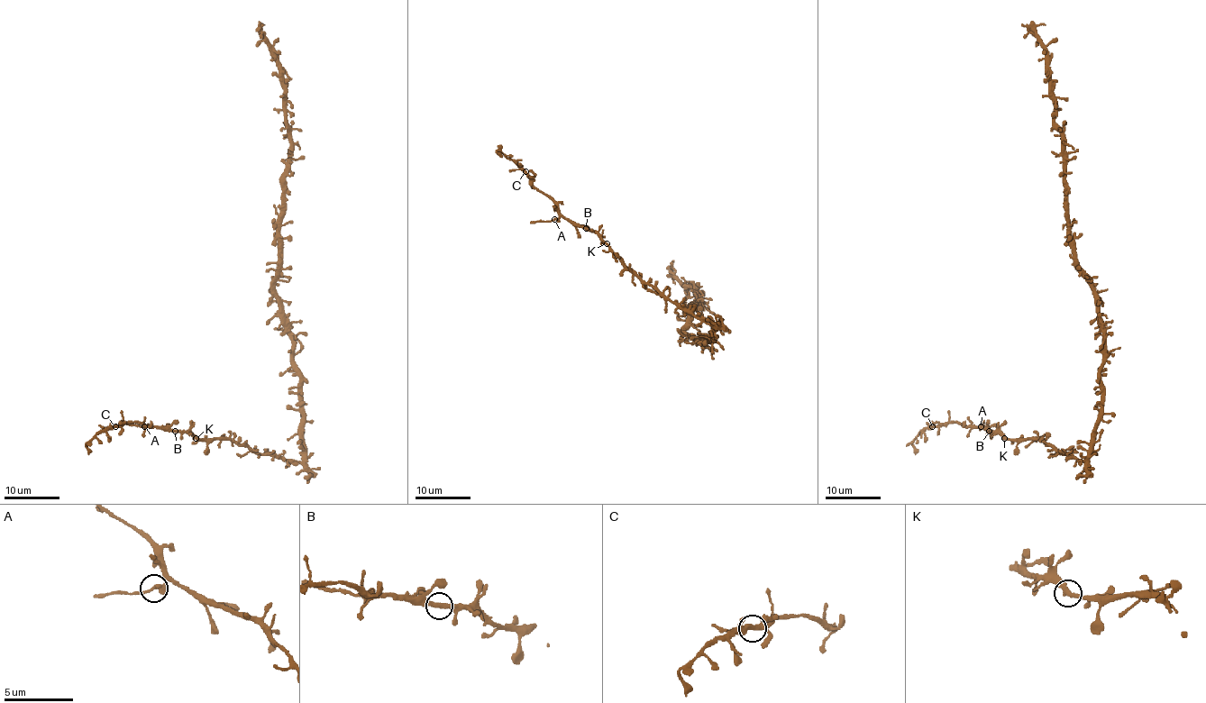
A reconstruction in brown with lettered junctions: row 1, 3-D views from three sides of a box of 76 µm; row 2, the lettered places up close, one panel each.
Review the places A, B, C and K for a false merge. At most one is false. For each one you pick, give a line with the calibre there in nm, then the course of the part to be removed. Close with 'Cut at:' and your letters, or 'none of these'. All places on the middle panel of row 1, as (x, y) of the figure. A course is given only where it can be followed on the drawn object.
A: 360 nm | (555, 220), (530, 223)
Cut at: A

